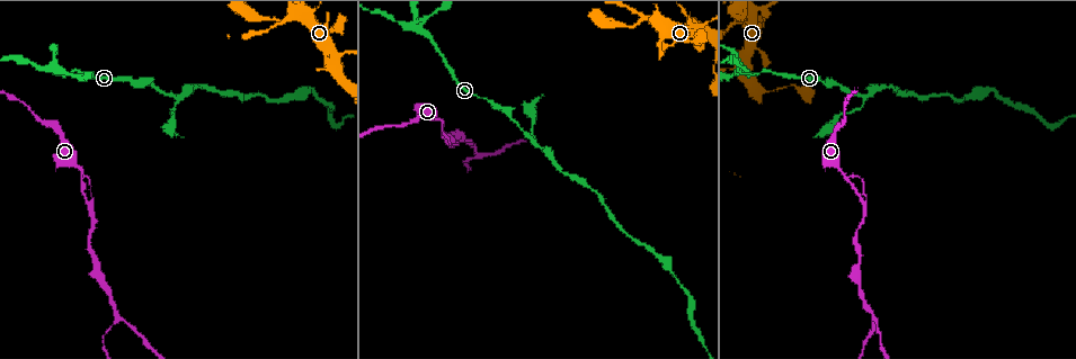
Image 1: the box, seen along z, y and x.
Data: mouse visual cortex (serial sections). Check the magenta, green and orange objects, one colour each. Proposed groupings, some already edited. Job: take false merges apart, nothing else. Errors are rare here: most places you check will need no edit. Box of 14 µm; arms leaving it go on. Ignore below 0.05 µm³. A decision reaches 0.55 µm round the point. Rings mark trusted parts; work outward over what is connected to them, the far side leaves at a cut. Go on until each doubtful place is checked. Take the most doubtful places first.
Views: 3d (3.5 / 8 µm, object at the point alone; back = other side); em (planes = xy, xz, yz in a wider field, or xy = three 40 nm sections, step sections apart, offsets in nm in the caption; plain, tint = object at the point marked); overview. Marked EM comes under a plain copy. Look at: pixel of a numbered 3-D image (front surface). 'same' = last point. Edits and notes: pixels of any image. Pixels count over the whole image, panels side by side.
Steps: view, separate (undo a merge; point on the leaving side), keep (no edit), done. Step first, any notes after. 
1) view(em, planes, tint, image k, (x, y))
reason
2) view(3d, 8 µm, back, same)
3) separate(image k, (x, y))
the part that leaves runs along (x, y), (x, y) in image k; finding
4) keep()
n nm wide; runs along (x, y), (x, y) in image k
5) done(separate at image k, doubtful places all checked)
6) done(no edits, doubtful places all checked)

view(3d, 8 µm, image 1, (748, 71))
sharp bend

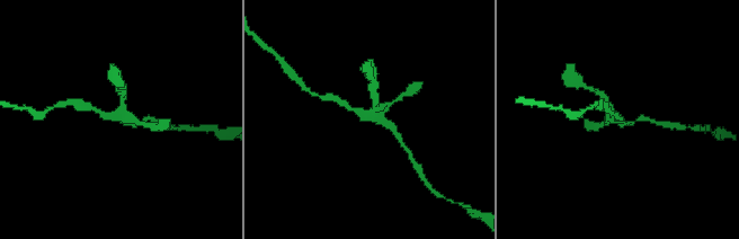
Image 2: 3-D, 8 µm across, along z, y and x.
view(3d, 3.5 µm, image 2, (120, 121))

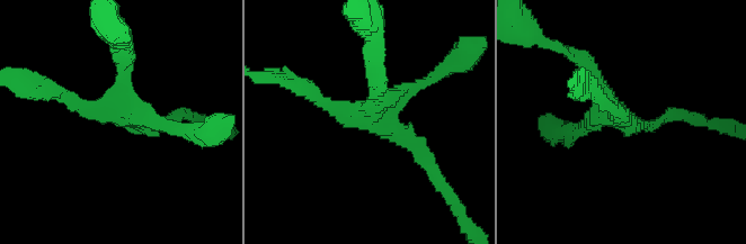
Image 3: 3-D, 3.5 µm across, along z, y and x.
view(em, xy, step 2, tint, image 3, (624, 117))
4 arms; arms of 150, 200, 200, 200 nm

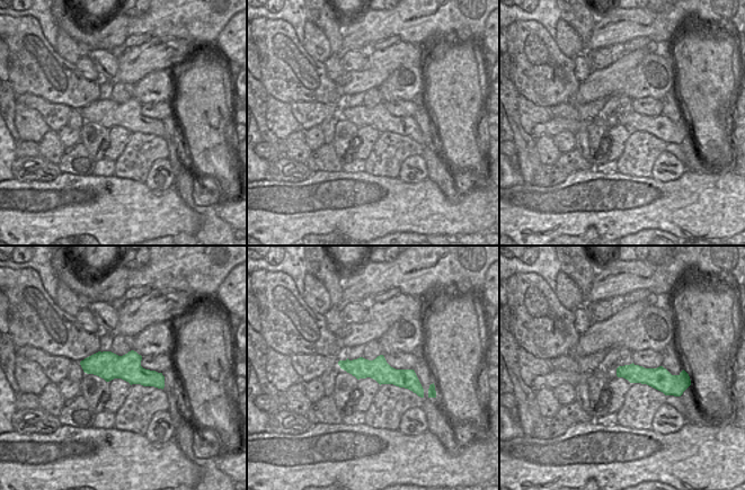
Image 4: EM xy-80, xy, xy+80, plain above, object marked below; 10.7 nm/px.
keep()
runs along (429, 164), (391, 126), (311, 92) in image 3; one cell here

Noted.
view(3d, 3.5 µm, image 1, (732, 22))
a fork

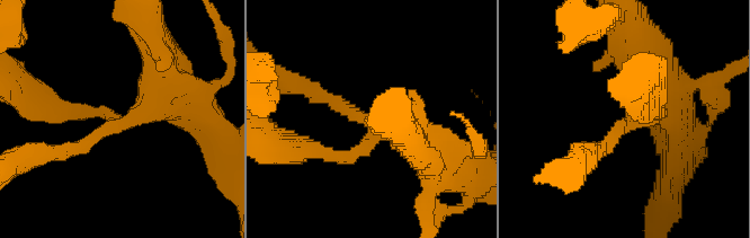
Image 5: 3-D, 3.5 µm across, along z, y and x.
view(em, xy, step 5, tint, image 5, (127, 118))
now the EM

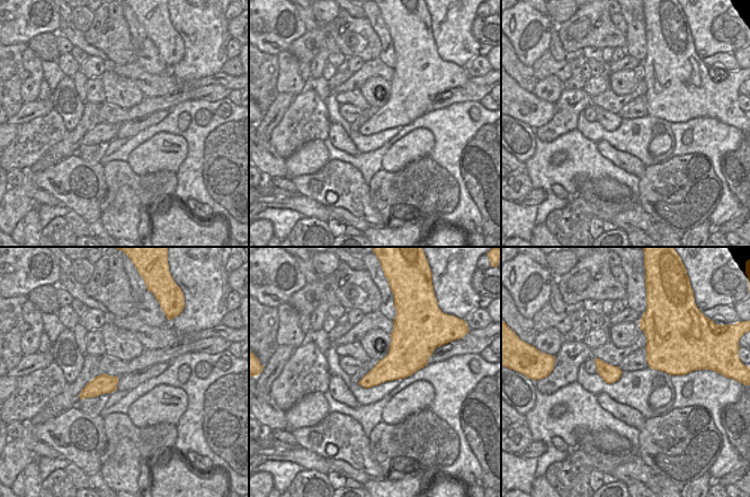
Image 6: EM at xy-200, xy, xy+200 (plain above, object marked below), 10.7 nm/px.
keep()
320 nm wide; runs along (188, 102), (163, 91), (133, 120), (67, 113) in image 5; one cell here

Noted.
view(3d, 3.5 µm, image 1, (540, 148))

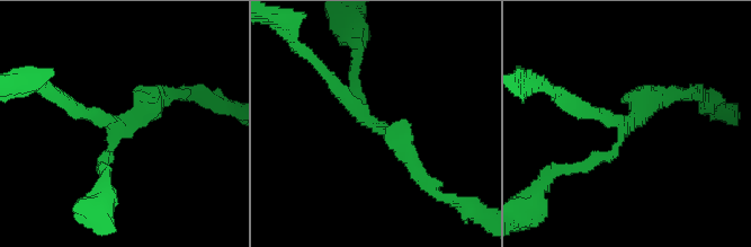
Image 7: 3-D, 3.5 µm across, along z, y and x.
view(em, xy, step 5, tint, image 7, (116, 127))
3 arms; arms of 200, 200, 300 nm; need the tissue

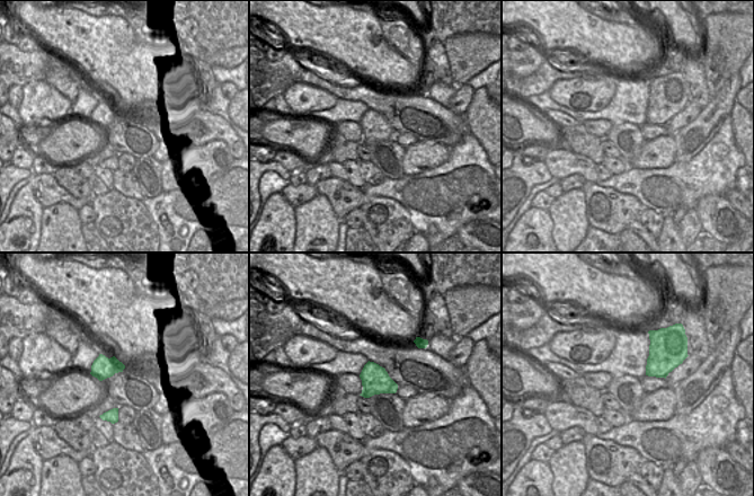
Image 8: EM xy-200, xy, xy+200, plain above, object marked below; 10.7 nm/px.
keep()
continuous, no second cell

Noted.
view(3d, 3.5 µm, image 1, (481, 155))
arms part here

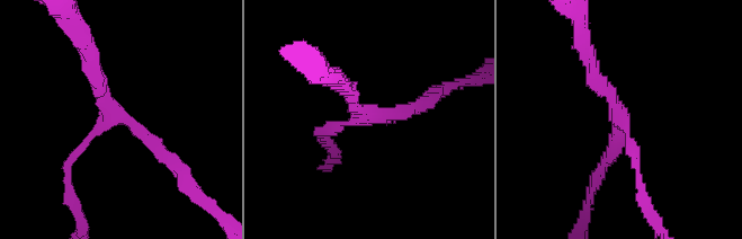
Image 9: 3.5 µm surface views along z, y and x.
view(em, planes, tint, image 9, (118, 114))
3 arms; arms of 150, 200, 250 nm

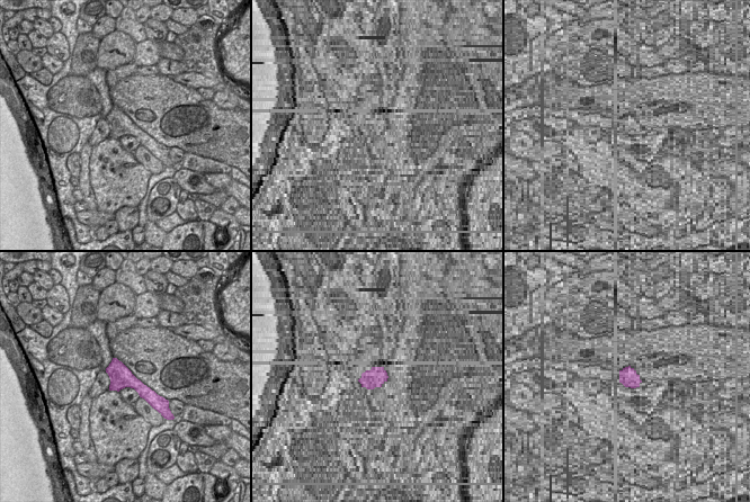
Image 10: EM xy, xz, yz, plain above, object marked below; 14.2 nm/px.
keep()
runs along (88, 53), (105, 102), (175, 160) in image 9; one cell here

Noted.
done(no edits, doubtful places all checked)

